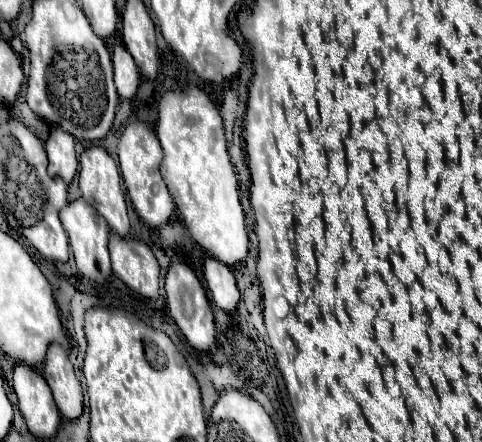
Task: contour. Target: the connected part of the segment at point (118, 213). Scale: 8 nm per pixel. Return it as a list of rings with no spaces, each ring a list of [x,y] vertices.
[[[90,147],[80,155],[80,165],[82,165],[82,169],[80,169],[80,191],[82,191],[84,201],[88,201],[90,205],[96,207],[96,211],[108,221],[112,231],[126,237],[130,231],[130,223],[128,223],[126,197],[122,191],[122,179],[120,179],[116,161],[108,155],[106,149]]]

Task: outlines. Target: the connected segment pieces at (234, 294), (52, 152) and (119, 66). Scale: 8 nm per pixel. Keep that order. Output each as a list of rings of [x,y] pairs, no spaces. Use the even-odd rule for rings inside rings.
[[[206,257],[204,277],[208,283],[208,291],[212,295],[212,301],[224,311],[234,311],[240,301],[240,291],[236,287],[232,269],[222,261],[216,261],[214,257]]]
[[[54,125],[50,129],[50,137],[46,139],[46,153],[48,153],[48,175],[60,175],[66,183],[70,183],[76,175],[78,161],[74,153],[74,137]]]
[[[122,43],[114,45],[112,63],[114,63],[114,81],[118,95],[122,99],[132,99],[140,85],[140,73],[136,69],[136,63],[132,61],[132,55],[128,53],[128,49],[124,49]]]

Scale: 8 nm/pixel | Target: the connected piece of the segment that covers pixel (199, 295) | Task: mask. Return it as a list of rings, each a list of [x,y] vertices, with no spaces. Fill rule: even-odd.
[[[184,261],[170,263],[170,269],[166,273],[166,303],[168,303],[168,311],[172,319],[180,327],[186,341],[198,351],[208,351],[216,341],[216,327],[214,327],[210,301],[206,297],[202,283],[198,281],[194,271]]]

